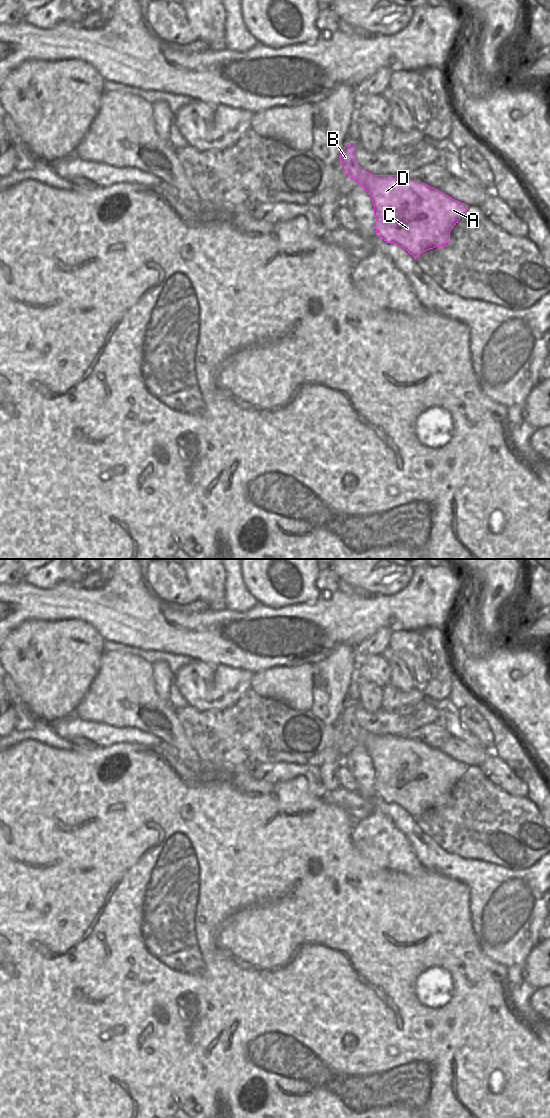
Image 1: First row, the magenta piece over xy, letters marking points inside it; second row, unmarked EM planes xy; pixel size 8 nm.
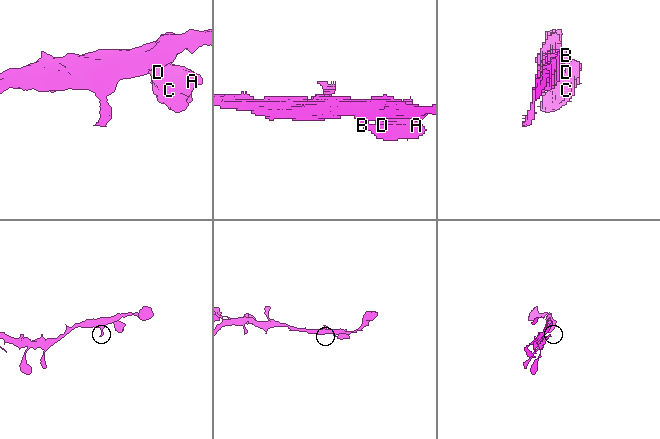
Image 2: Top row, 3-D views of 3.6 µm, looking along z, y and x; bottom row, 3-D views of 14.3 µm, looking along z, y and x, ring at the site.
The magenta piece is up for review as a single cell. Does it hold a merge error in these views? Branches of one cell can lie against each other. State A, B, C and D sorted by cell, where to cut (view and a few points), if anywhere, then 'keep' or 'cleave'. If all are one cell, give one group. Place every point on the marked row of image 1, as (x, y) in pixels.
groups A B C D; cut none; keep

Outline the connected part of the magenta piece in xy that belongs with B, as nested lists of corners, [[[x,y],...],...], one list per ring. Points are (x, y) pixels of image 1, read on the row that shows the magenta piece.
[[[356,143],[347,144],[339,160],[344,172],[355,179],[372,200],[376,235],[387,243],[399,245],[413,257],[446,245],[452,228],[464,216],[468,206],[421,181],[413,181],[402,175],[373,175],[356,162],[355,150]]]

